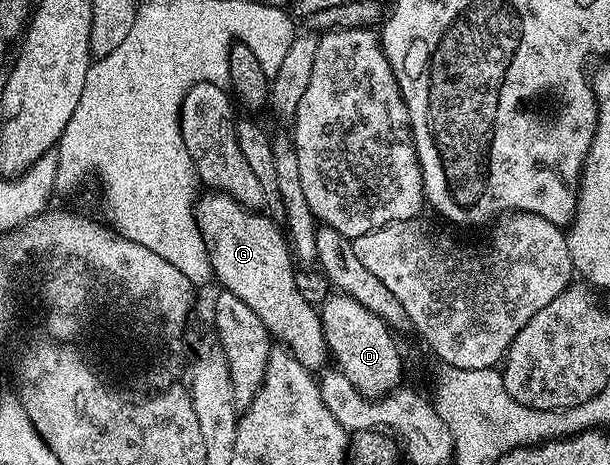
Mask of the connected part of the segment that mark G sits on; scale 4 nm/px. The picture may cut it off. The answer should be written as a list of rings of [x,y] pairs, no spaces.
[[[205,191],[198,196],[196,214],[198,229],[202,233],[213,268],[213,277],[216,283],[218,281],[221,284],[220,288],[231,295],[239,295],[239,299],[243,299],[243,303],[247,303],[247,307],[251,307],[251,311],[255,311],[255,315],[263,319],[263,327],[267,327],[270,338],[277,340],[278,337],[281,340],[278,342],[283,343],[284,348],[290,349],[293,357],[303,363],[303,367],[311,371],[324,370],[331,354],[323,335],[321,315],[315,305],[301,294],[301,289],[293,278],[295,261],[282,226],[264,212],[246,209],[234,197],[216,191]]]

